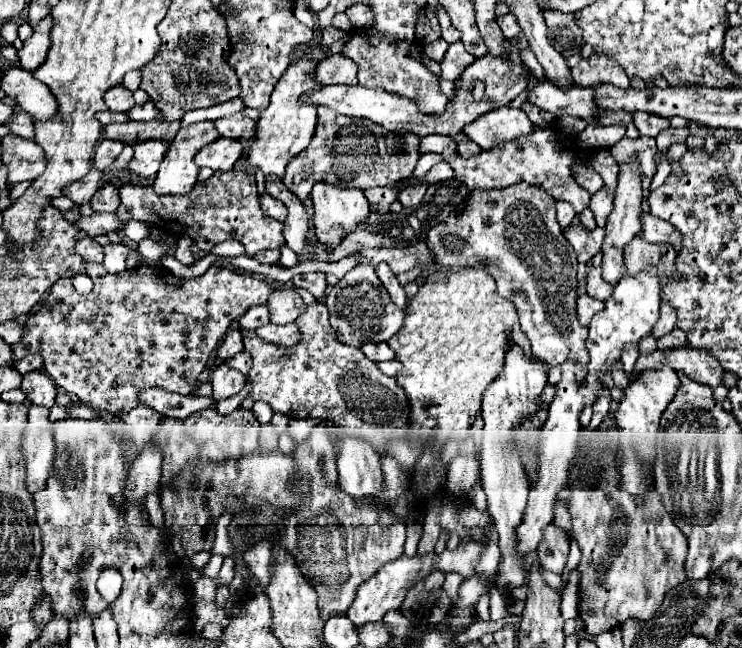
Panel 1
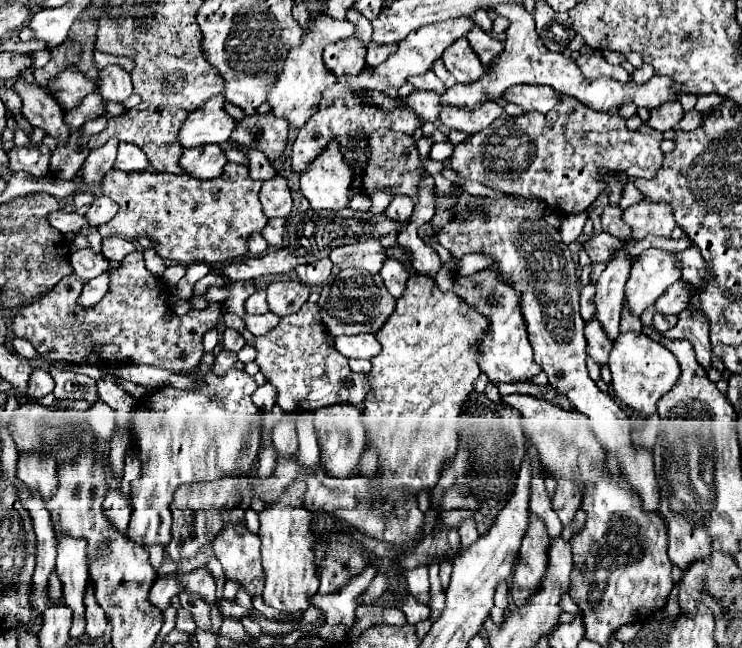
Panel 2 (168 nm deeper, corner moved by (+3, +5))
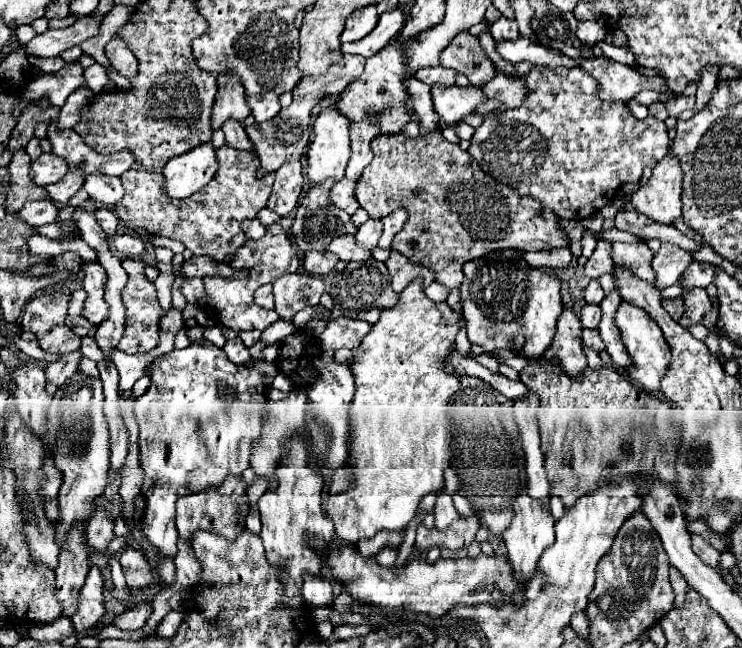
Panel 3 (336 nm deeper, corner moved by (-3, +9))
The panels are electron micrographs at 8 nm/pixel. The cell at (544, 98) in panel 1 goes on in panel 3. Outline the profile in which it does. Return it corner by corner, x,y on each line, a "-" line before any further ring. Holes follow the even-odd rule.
497,75
493,81
483,85
483,93
487,99
499,99
507,109
515,109
515,105
519,105
527,95
527,87
523,85
523,79

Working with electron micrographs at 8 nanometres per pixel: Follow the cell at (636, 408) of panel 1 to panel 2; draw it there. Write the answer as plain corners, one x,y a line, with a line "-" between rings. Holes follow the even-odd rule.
623,333
615,339
615,347
609,357
609,369
613,375
611,385
615,391
615,397
641,417
651,417
655,413
657,401
669,389
673,389
673,385
677,383
677,377
681,375
681,369
673,353
643,333
641,335

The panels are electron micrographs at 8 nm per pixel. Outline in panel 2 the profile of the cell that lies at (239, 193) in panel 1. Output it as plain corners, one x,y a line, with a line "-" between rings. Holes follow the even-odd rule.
227,163
221,177
217,179
198,180
188,175
176,175
171,173
125,173
111,169
103,177
103,193
117,201
119,213
107,221
105,225
99,225
101,237
107,235
117,235
117,237
127,237
135,239
141,233
145,233
149,239
159,241
159,255
163,259
171,259
177,263
227,263
235,257
247,255
247,239
255,231
261,233
267,225
267,217
261,211
259,203
259,189
261,181
253,181
249,175
249,169
245,165
237,163

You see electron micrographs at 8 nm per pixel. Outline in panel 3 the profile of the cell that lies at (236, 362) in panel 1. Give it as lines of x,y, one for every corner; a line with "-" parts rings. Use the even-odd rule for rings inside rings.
279,319
261,333
260,339
272,345
292,334
295,329
296,328
292,321
284,322
284,320

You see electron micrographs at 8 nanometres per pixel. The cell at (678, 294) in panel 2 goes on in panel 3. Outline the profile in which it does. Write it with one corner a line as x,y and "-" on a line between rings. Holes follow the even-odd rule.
693,261
687,271
683,273
683,287
693,289
693,287
707,287
709,283
715,281
715,265
703,263
703,261

